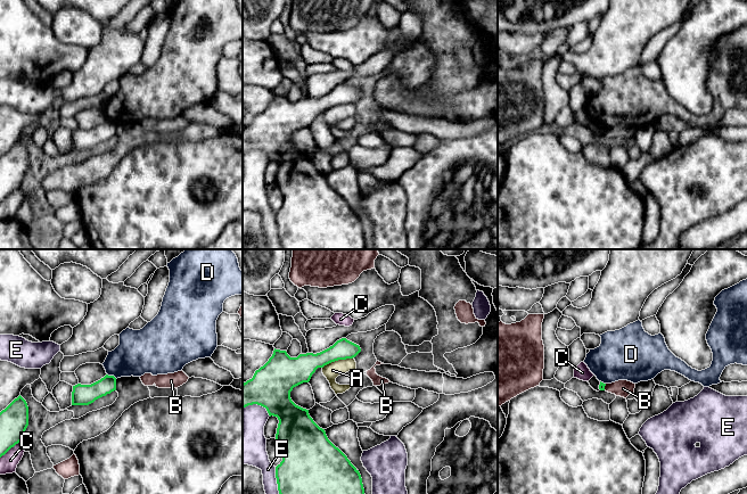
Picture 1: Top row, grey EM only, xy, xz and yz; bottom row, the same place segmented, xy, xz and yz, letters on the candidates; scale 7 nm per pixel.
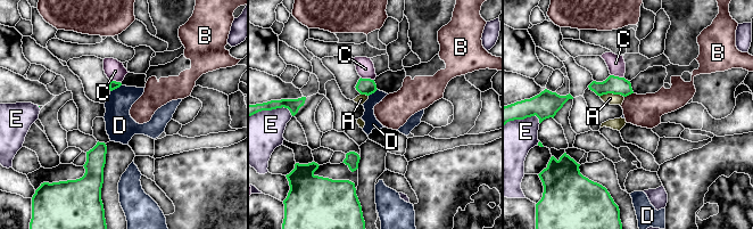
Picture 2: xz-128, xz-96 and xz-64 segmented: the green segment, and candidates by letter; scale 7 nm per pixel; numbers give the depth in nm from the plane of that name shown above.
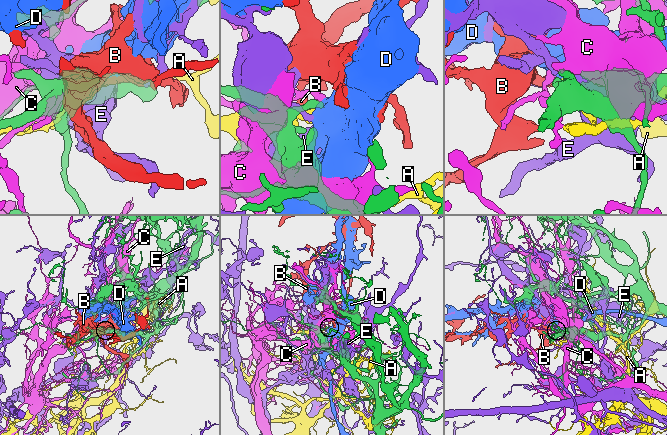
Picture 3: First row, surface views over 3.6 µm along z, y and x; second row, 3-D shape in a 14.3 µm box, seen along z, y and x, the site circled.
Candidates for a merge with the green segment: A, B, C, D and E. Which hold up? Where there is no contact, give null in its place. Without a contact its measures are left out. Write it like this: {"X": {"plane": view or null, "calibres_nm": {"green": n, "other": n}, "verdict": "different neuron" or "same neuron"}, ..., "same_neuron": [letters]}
{"A": {"plane": "xz", "calibres_nm": {"green": 170, "other": 110}, "verdict": "different neuron"}, "B": {"plane": "yz", "calibres_nm": {"green": 50, "other": 120}, "verdict": "different neuron"}, "C": {"plane": "xy", "calibres_nm": {"green": 200, "other": 130}, "verdict": "different neuron"}, "D": {"plane": "xy", "calibres_nm": {"green": 140, "other": 300}, "verdict": "different neuron"}, "E": {"plane": "xz", "calibres_nm": {"green": 500, "other": 150}, "verdict": "different neuron"}, "same_neuron": []}

